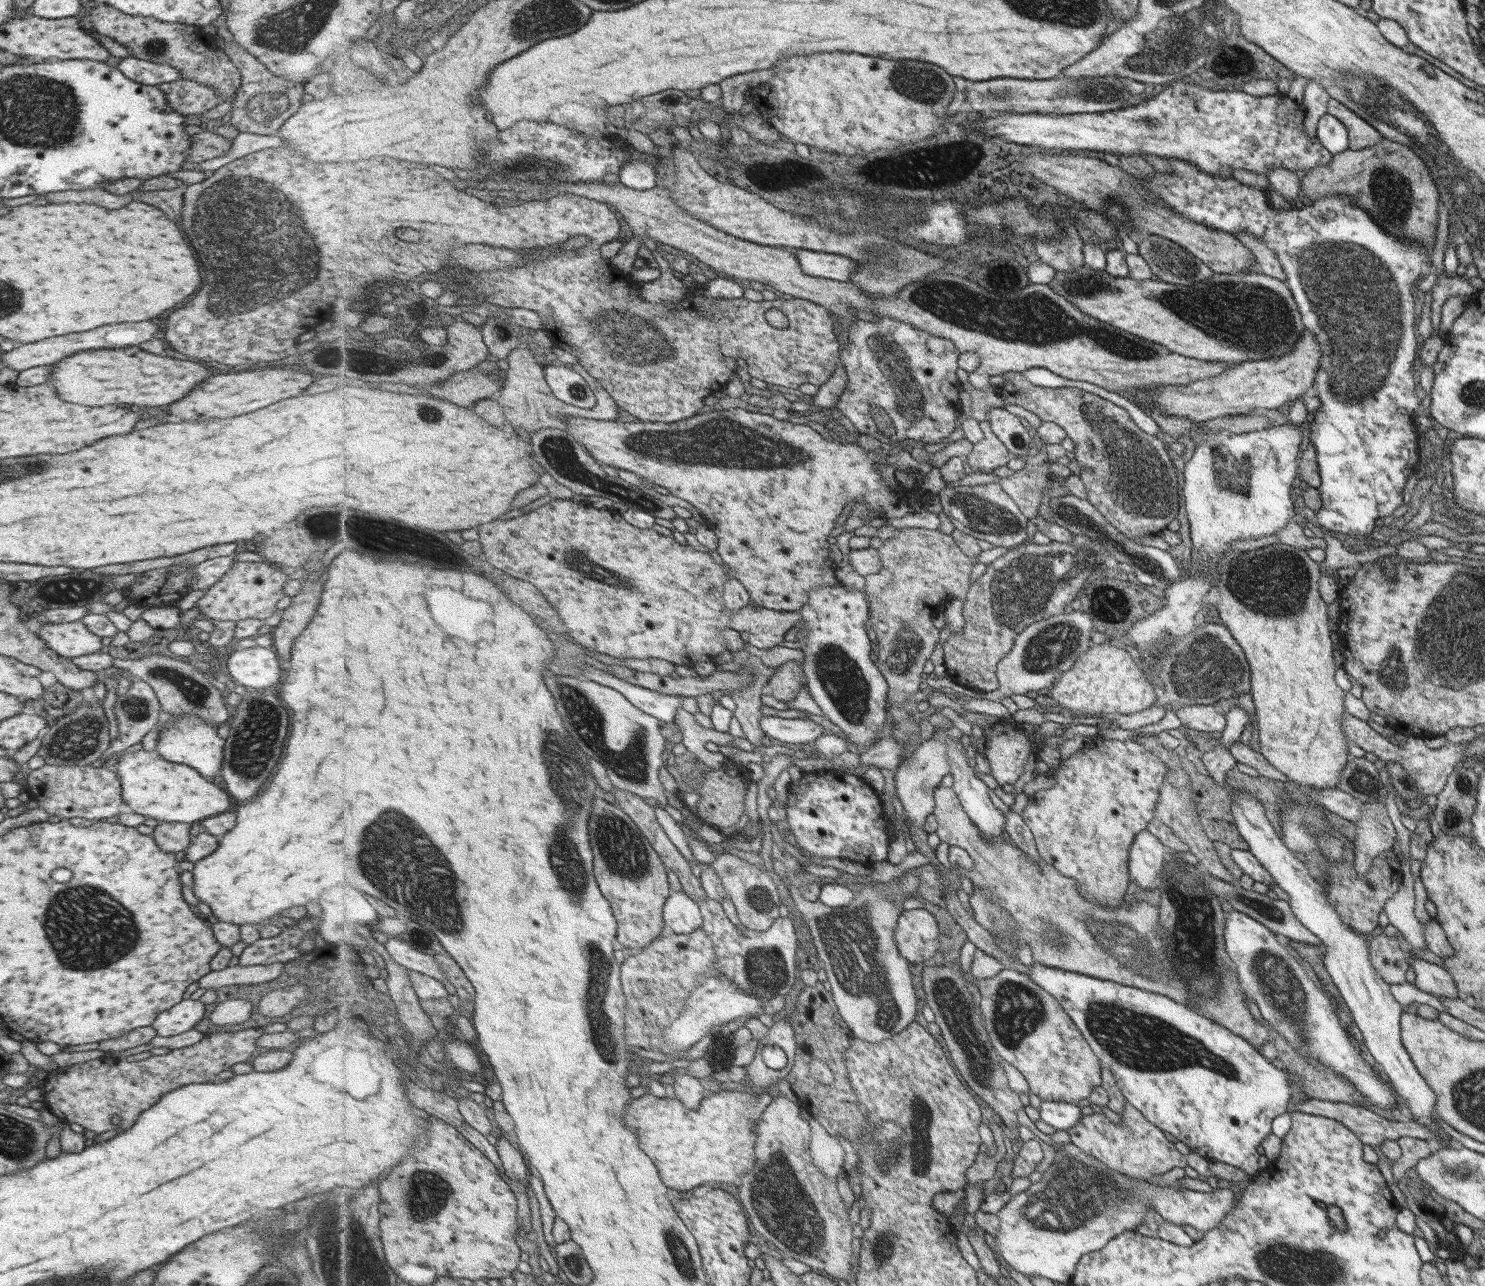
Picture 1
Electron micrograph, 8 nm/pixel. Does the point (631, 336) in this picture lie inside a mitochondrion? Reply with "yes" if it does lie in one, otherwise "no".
yes

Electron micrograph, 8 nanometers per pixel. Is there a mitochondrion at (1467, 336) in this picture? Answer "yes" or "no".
no

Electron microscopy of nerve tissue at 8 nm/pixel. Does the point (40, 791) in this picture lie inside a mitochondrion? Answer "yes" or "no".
no

